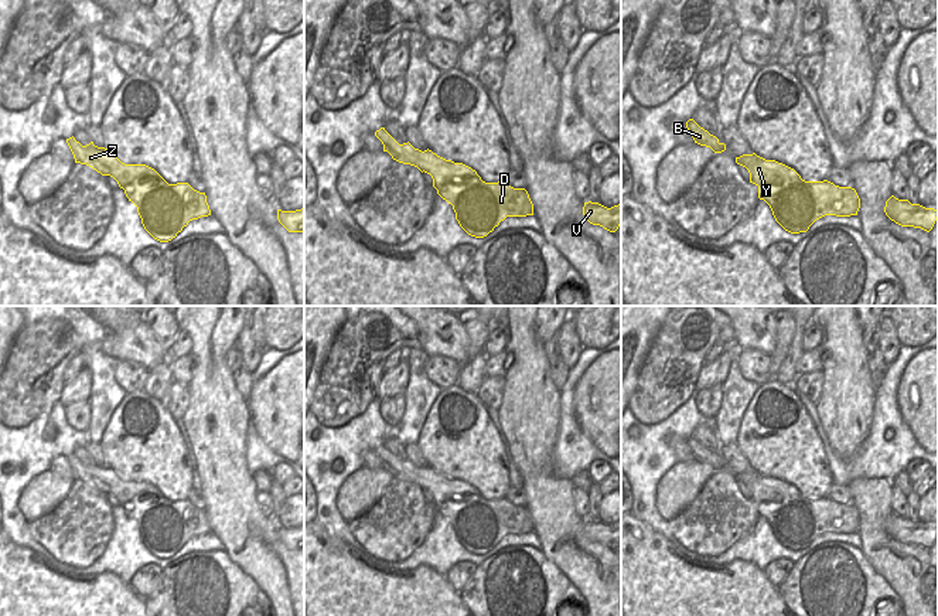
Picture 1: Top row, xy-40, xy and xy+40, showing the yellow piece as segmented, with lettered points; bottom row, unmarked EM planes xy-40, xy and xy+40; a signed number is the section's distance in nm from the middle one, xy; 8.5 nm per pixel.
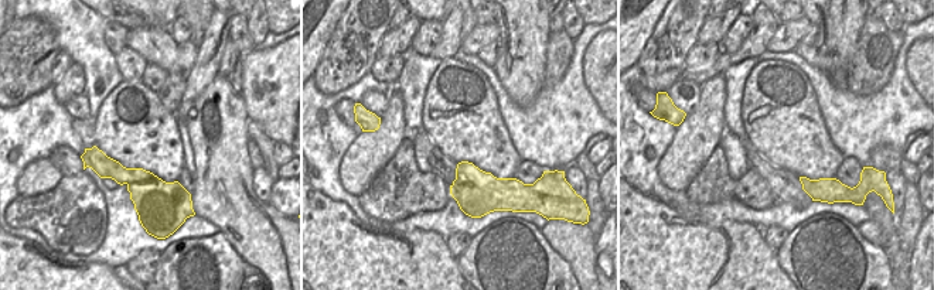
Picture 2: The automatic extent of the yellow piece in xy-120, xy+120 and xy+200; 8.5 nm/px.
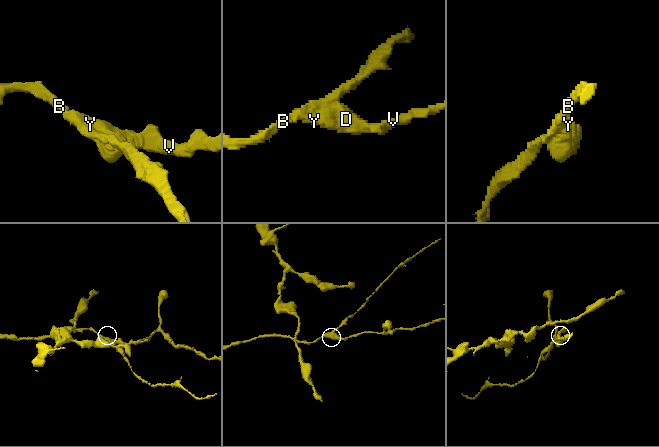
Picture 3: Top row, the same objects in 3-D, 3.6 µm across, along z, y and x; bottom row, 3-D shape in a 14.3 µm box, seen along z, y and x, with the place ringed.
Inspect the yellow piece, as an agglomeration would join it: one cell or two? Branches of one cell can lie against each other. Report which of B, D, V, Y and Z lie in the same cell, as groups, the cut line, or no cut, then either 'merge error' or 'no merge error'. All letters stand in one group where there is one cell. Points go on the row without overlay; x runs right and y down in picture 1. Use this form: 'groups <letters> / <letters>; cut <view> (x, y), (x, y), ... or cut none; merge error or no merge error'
groups B Y Z / D V; cut xy+40 (805, 499), (797, 503), (781, 500), (759, 503); merge error

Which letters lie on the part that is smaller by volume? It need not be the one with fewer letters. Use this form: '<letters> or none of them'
B, Y, Z

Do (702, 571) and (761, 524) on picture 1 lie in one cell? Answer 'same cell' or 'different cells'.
different cells

